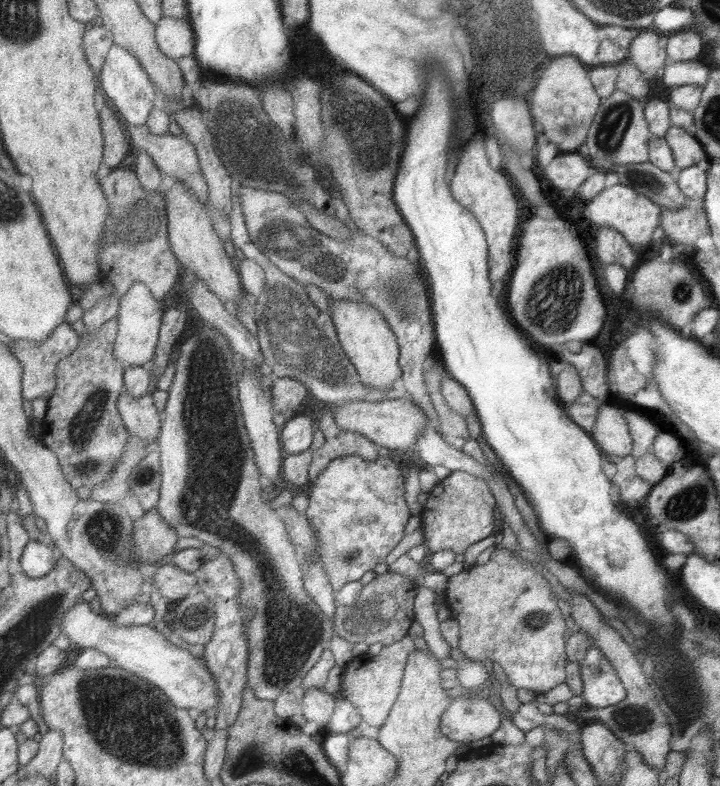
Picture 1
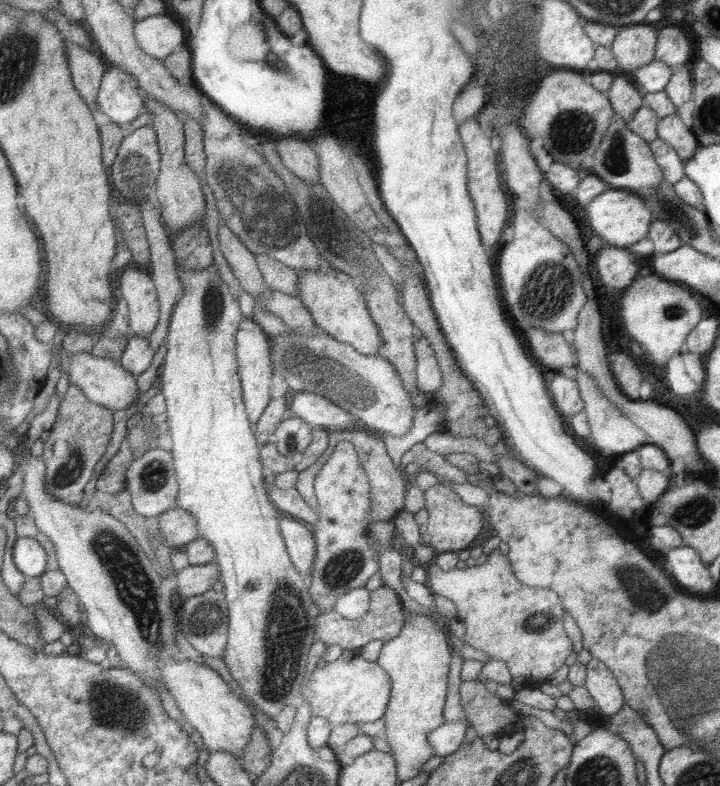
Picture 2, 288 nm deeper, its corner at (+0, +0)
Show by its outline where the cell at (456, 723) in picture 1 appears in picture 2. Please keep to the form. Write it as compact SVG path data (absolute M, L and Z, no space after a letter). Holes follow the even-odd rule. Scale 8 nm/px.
M459 720L459 722L445 722L443 726L439 726L437 730L429 732L427 740L429 746L433 746L433 754L435 756L449 756L453 752L459 750L459 746L465 740L465 732L467 732L467 720Z

